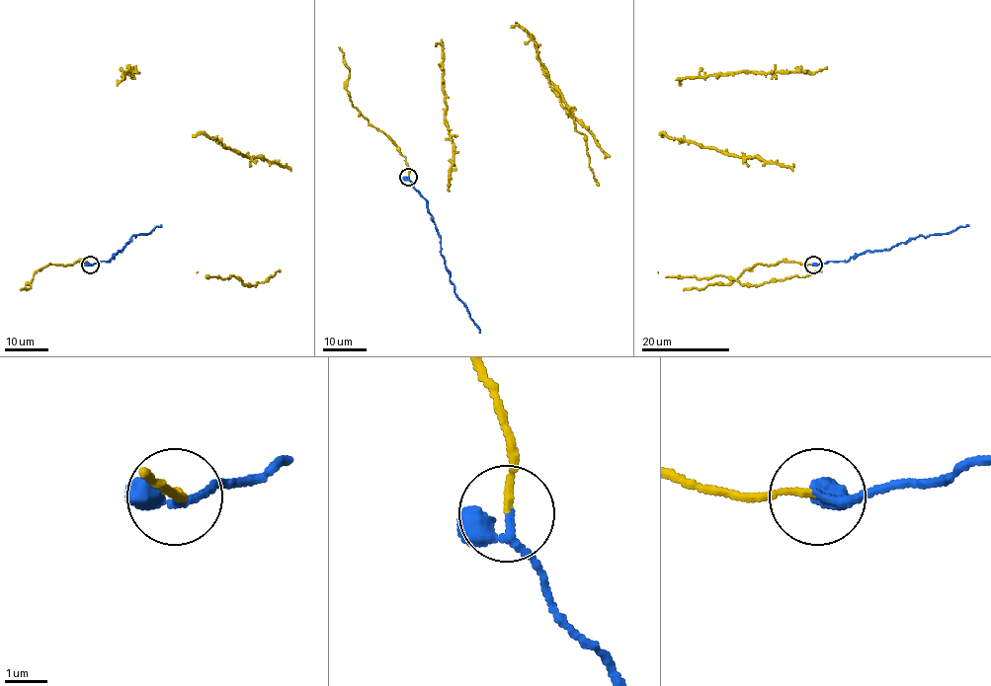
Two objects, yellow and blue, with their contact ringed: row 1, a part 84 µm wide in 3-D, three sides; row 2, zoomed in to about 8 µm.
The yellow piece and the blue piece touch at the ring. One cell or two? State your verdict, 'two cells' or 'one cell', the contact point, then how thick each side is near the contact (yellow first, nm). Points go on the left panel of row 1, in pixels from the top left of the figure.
one cell; place (90, 265); calibres 150 and 180 nm

